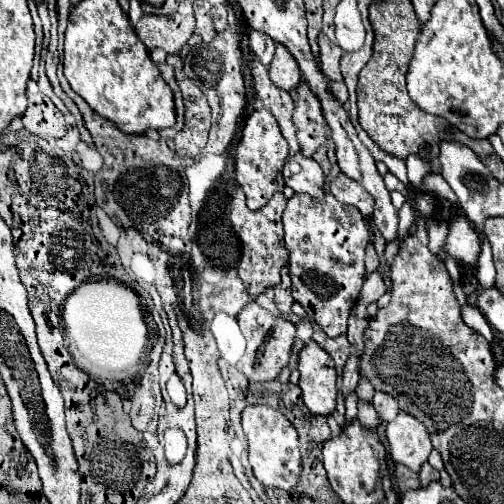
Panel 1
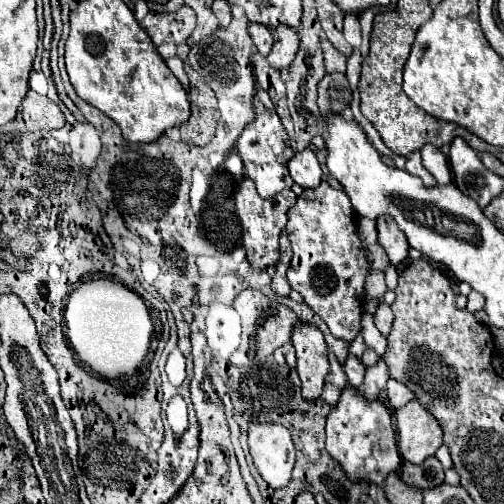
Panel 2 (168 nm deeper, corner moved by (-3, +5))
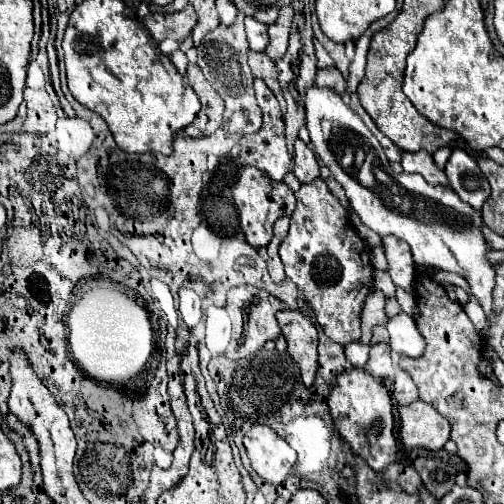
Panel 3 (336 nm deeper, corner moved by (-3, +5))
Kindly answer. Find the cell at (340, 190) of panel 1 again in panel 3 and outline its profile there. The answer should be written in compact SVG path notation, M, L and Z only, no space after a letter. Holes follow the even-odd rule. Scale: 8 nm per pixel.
M317 86L307 88L305 112L307 112L307 130L311 134L311 144L317 156L331 170L335 180L343 186L361 222L381 236L391 234L405 242L413 242L409 246L413 252L413 260L417 264L427 264L437 270L447 270L463 276L471 286L471 292L481 302L487 318L493 318L495 264L491 264L487 258L491 248L481 232L483 226L481 212L471 210L467 202L461 202L455 190L451 190L451 186L431 186L425 182L425 178L419 178L419 174L407 174L407 172L395 174L377 138L369 132L363 120L343 104L341 96L333 94L331 90ZM411 198L425 198L433 202L433 208L429 208L429 214L425 214L423 218L417 218L415 214L413 216L397 214L397 212L413 212L413 208L409 206ZM441 212L447 212L447 216L453 212L455 220L459 220L459 226L455 228L447 226L445 224L447 218L441 220Z

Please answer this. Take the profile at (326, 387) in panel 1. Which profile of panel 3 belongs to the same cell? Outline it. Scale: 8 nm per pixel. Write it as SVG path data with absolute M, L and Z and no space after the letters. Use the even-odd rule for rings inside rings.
M281 310L277 322L287 340L291 358L301 368L303 384L311 388L317 374L317 328L299 310Z

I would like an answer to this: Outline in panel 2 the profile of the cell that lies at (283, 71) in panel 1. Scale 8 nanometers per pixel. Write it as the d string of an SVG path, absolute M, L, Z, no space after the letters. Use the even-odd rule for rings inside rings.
M281 24L273 30L273 50L271 54L267 56L269 64L277 70L285 70L287 66L291 66L295 54L297 54L297 48L299 48L299 36L297 36L297 30L287 26L287 24Z

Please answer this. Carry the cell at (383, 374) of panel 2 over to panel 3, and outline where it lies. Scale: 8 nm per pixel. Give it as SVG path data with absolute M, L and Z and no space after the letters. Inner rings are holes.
M377 344L377 346L371 348L365 370L371 370L371 374L379 380L391 380L395 376L395 368L393 368L393 362L391 362L387 344Z

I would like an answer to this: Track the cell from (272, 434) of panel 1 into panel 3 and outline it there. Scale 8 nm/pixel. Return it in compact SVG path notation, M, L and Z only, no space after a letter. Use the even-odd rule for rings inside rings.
M253 426L243 444L253 470L269 484L281 484L297 462L297 452L269 426Z

